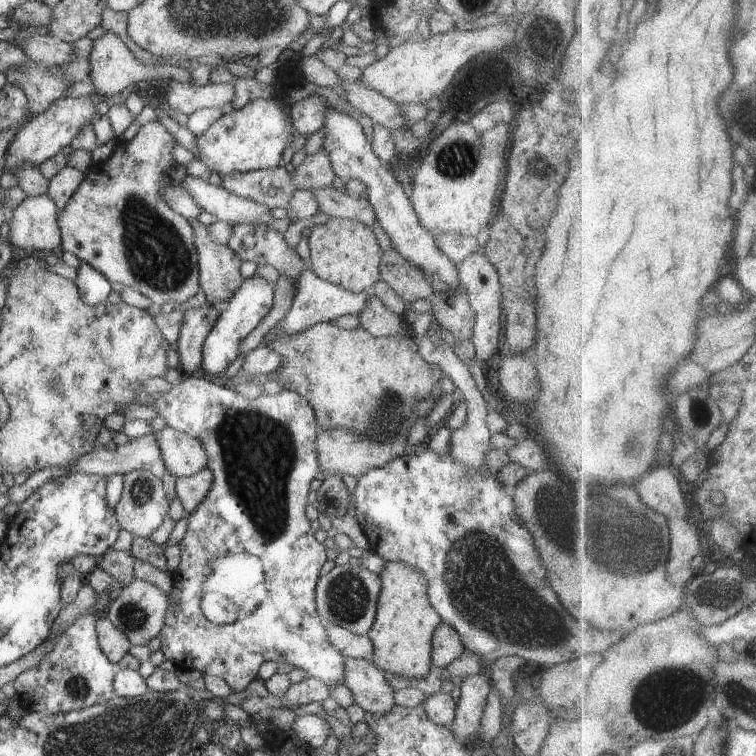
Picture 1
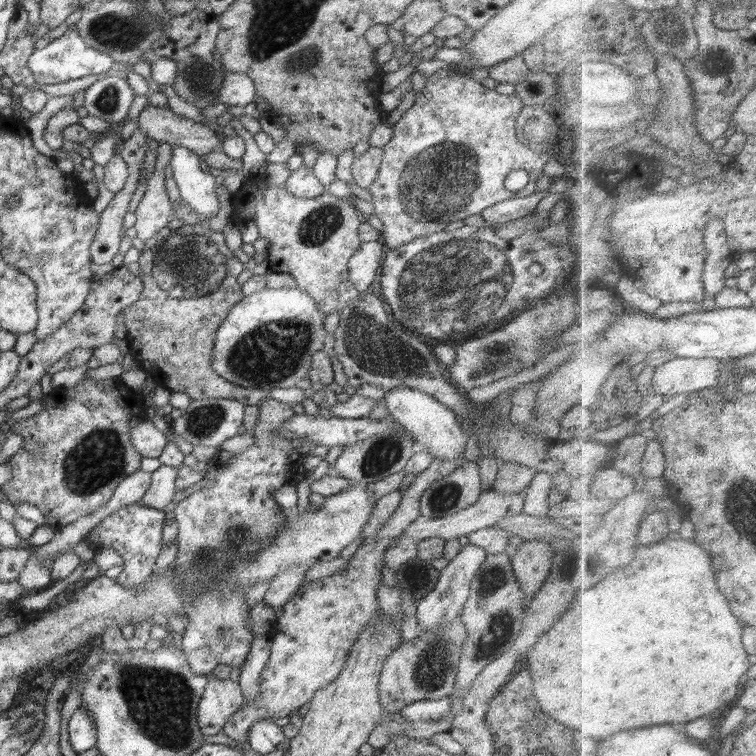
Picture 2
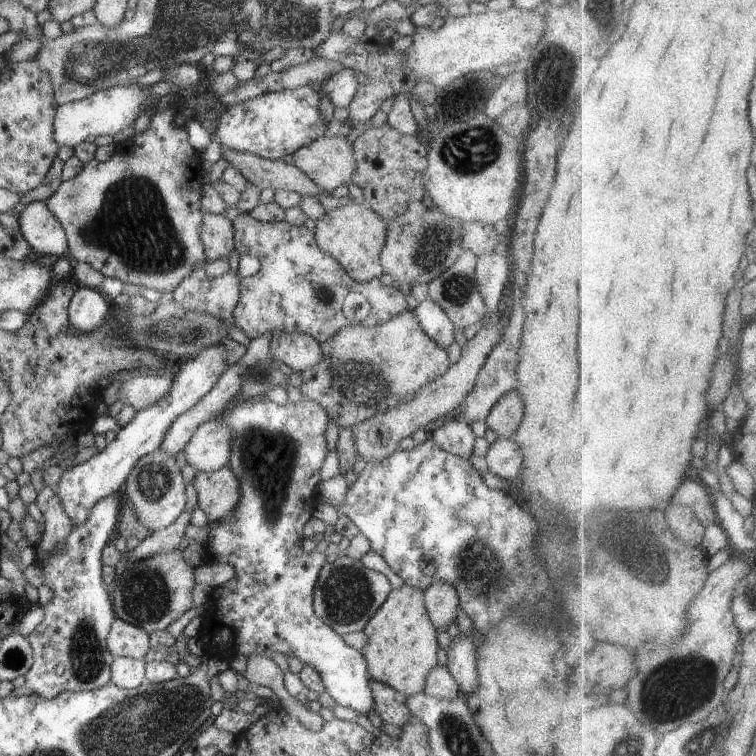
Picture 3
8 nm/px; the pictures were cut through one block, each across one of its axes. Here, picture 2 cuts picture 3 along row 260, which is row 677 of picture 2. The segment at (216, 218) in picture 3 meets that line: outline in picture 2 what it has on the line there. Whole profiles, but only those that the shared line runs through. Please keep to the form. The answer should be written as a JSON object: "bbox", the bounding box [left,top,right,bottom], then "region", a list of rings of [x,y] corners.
{"bbox":[197,674,244,735],"region":[[[211,674],[197,706],[197,721],[204,735],[223,732],[226,723],[243,706],[244,695],[238,682],[215,679]]]}

